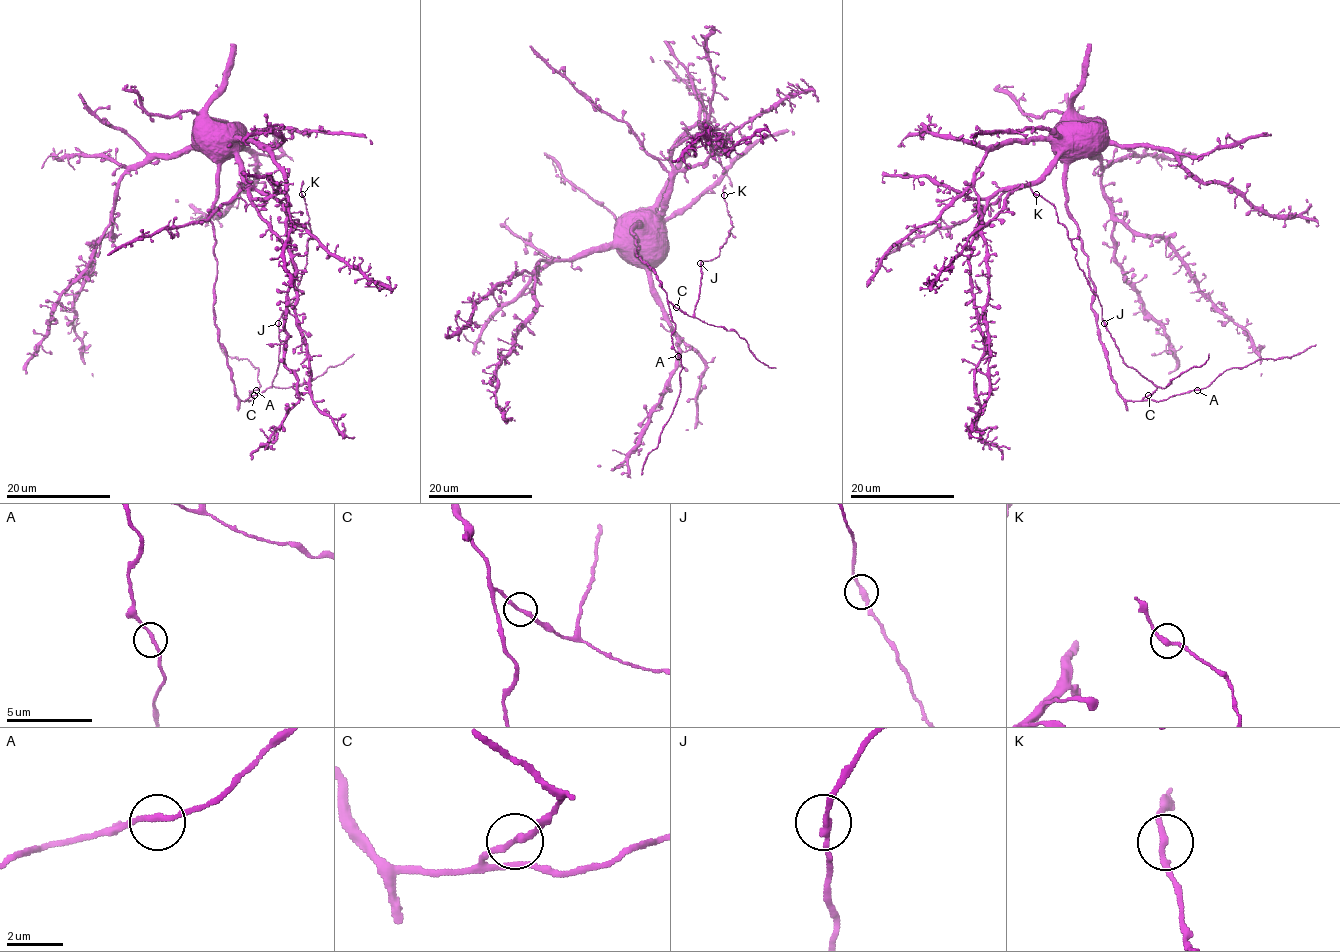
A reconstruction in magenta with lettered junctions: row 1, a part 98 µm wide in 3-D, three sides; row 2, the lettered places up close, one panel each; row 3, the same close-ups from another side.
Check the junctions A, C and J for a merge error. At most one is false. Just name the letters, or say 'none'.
none

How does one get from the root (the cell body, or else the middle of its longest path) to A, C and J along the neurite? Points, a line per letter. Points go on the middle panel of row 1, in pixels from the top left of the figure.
A: (636, 240), (639, 225), (632, 230), (636, 253), (666, 294), (678, 356)
C: (636, 240), (640, 235), (639, 225), (632, 230), (637, 239), (636, 253), (653, 270), (666, 298), (677, 307)
J: (636, 240), (639, 225), (632, 230), (636, 253), (653, 270), (666, 298), (690, 316), (699, 295), (700, 263)

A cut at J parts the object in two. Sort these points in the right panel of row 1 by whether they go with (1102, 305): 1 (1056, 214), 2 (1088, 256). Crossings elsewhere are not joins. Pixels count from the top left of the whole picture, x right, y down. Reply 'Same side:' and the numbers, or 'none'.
Same side: 1

